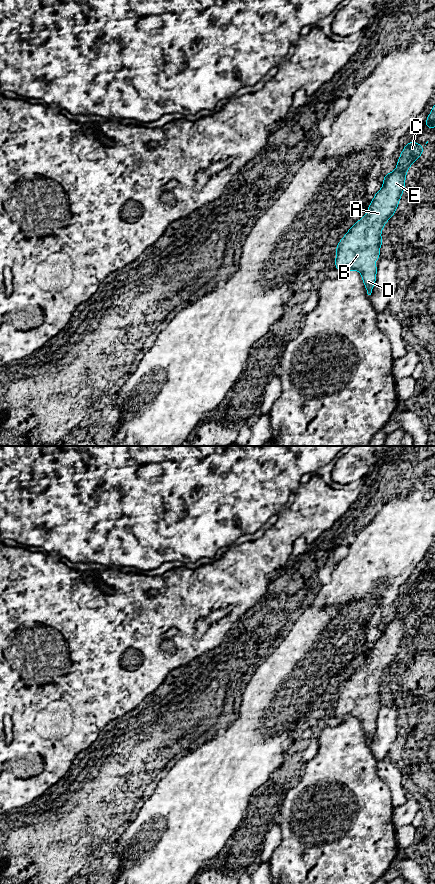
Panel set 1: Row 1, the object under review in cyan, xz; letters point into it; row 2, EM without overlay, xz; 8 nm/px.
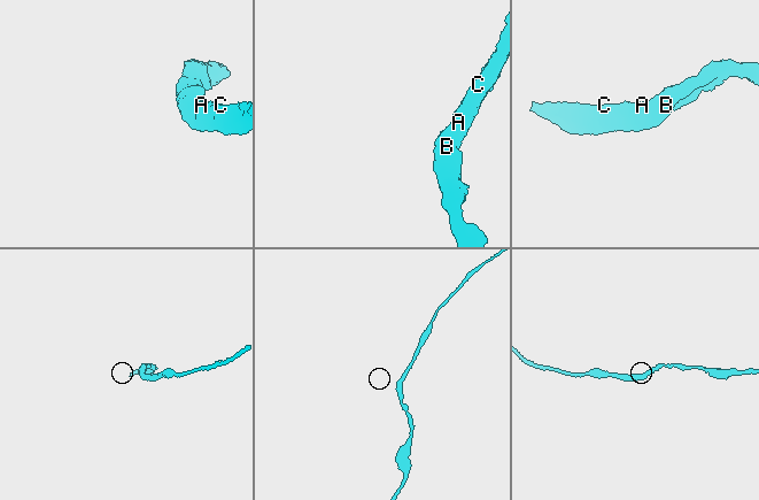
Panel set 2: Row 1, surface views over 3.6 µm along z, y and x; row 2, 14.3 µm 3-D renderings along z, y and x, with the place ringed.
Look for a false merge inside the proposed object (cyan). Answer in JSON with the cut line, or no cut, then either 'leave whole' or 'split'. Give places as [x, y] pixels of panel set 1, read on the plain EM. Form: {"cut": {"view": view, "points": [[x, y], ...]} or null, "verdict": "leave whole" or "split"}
{"cut": null, "verdict": "leave whole"}

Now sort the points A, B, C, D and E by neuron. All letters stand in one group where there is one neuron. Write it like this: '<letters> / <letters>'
A B C D E

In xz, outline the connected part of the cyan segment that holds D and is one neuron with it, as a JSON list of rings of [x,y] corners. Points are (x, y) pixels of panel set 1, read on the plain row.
[[[416,589],[405,593],[396,617],[384,623],[383,634],[374,642],[365,664],[352,673],[336,693],[335,716],[341,722],[349,718],[359,719],[368,743],[376,730],[378,713],[371,711],[381,705],[381,678],[395,662],[405,637],[408,617],[422,603],[424,596]]]

